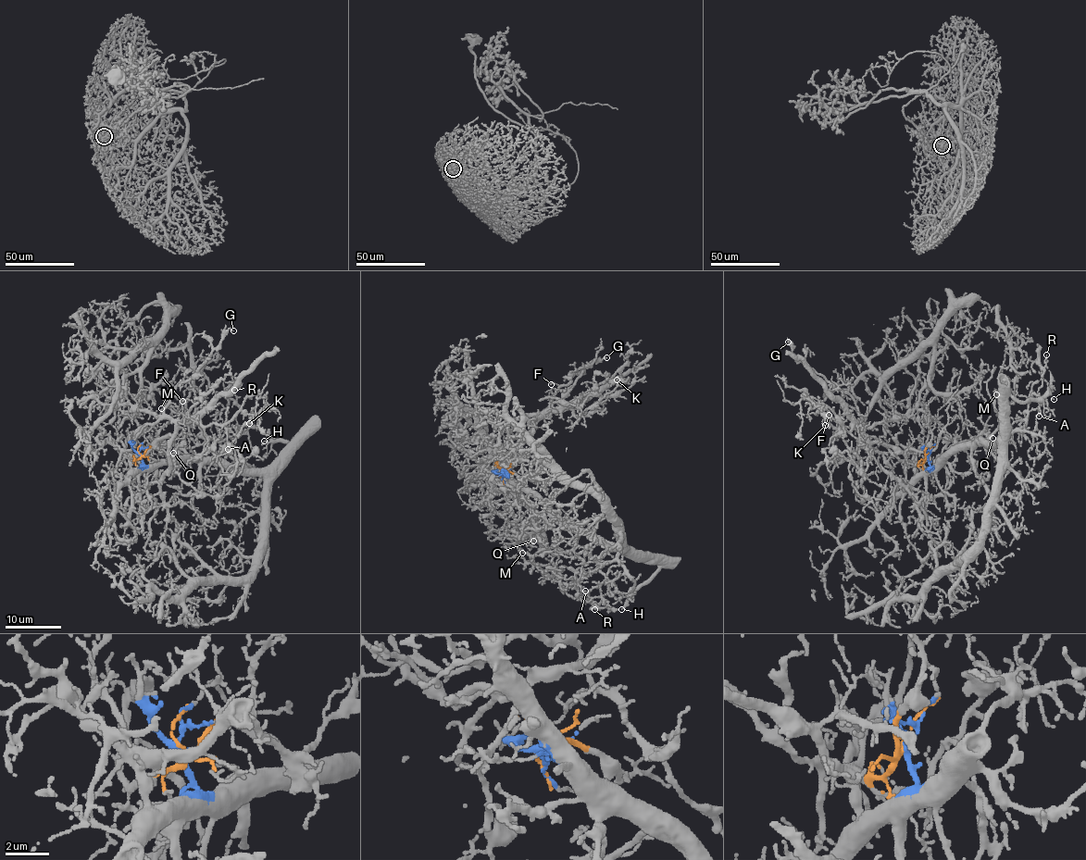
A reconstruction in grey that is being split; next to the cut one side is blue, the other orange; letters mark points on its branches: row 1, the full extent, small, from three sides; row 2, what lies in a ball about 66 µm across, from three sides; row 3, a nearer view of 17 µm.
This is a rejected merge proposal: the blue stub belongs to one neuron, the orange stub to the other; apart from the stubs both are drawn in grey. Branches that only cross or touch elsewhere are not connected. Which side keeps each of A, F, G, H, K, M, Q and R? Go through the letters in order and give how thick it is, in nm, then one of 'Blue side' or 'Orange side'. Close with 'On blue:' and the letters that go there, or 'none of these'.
A: Thickness 120 nm. Blue side
F: Thickness 130 nm. Orange side
G: Thickness 110 nm. Orange side
H: Thickness 80 nm. Blue side
K: Thickness 120 nm. Orange side
M: Thickness 130 nm. Blue side
Q: Thickness 180 nm. Blue side
R: Thickness 170 nm. Blue side
On blue: A, H, M, Q, R

